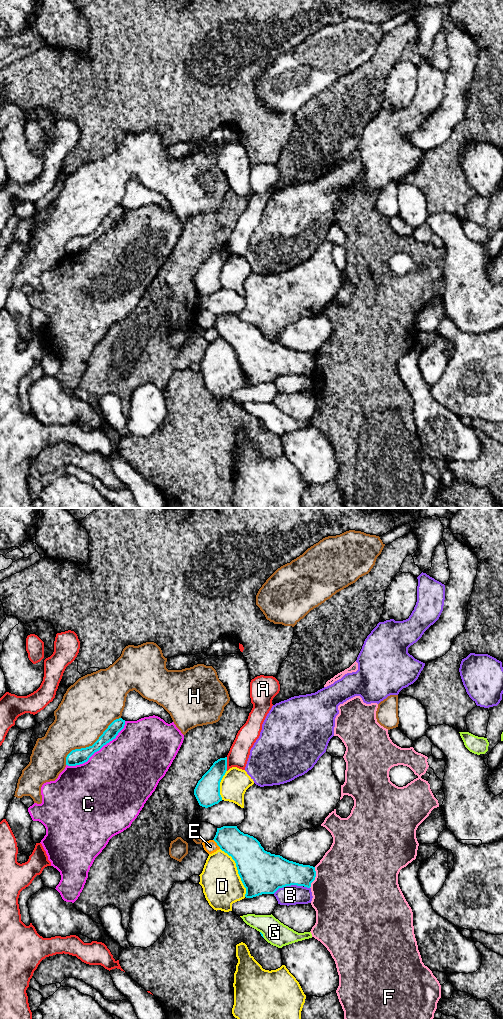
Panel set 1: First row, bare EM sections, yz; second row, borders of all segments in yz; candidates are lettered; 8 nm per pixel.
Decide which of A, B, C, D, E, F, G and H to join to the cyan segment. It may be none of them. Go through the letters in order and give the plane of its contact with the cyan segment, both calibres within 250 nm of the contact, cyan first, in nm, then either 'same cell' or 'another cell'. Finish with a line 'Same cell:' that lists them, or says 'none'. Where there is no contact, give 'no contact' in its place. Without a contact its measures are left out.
A: contact in yz; calibres 190 and 160 nm; another cell
B: contact in yz; calibres 340 and 160 nm; another cell
C: contact in yz; calibres 130 and 500 nm; another cell
D: contact in yz; calibres 340 and 320 nm; another cell
E: contact in yz; calibres 260 and 100 nm; another cell
F: contact in yz; calibres 220 and 500 nm; another cell
G: contact in yz; calibres 20 and 190 nm; another cell
H: contact in yz; calibres 130 and 420 nm; another cell
Same cell: none

